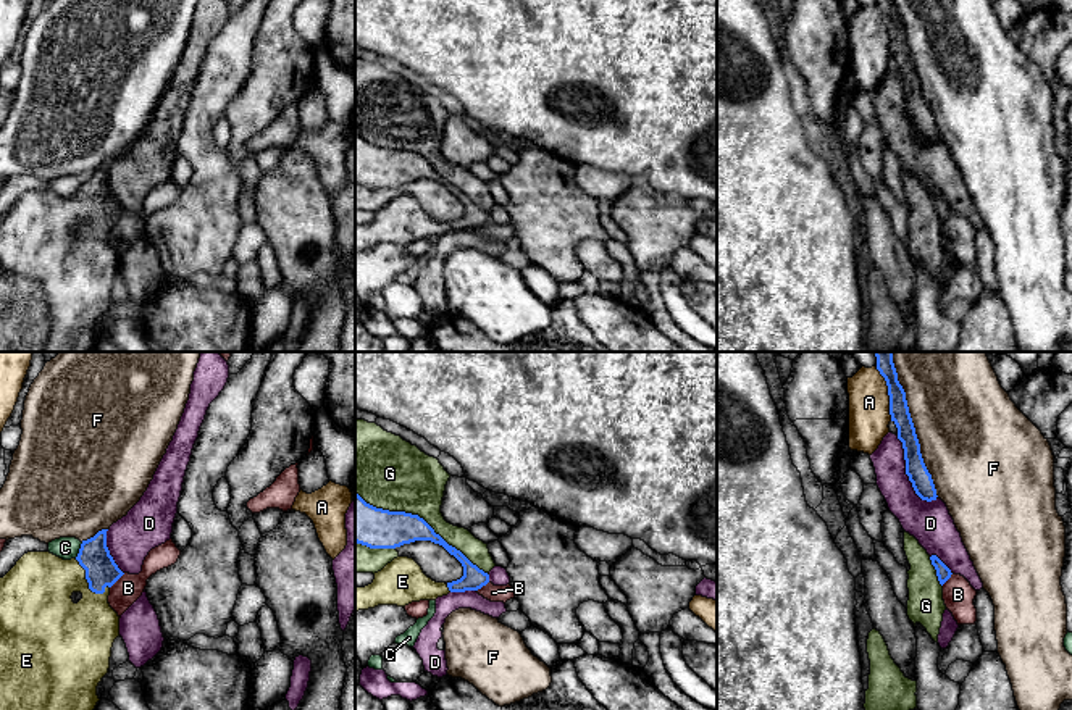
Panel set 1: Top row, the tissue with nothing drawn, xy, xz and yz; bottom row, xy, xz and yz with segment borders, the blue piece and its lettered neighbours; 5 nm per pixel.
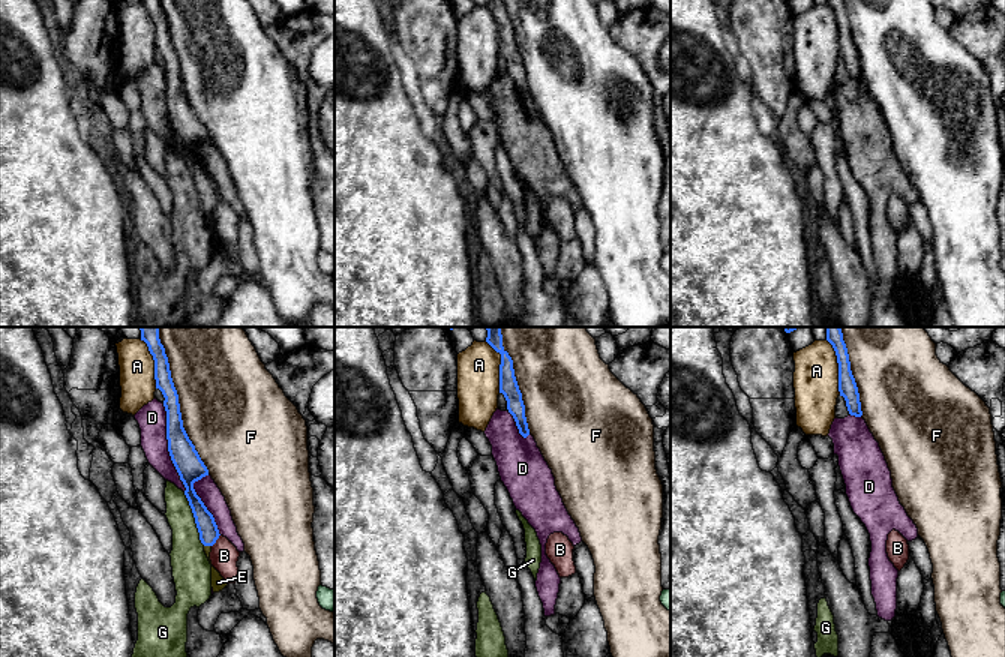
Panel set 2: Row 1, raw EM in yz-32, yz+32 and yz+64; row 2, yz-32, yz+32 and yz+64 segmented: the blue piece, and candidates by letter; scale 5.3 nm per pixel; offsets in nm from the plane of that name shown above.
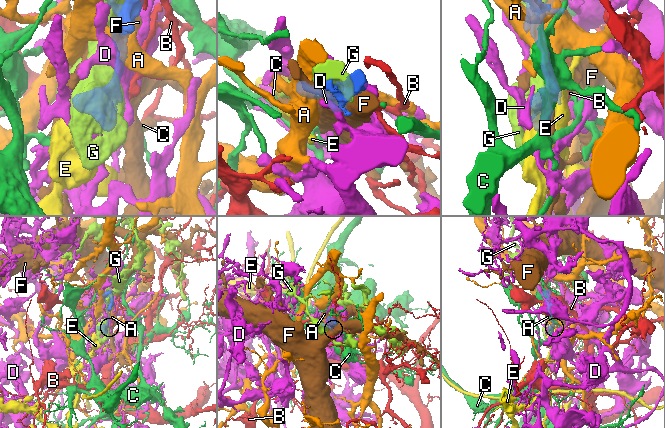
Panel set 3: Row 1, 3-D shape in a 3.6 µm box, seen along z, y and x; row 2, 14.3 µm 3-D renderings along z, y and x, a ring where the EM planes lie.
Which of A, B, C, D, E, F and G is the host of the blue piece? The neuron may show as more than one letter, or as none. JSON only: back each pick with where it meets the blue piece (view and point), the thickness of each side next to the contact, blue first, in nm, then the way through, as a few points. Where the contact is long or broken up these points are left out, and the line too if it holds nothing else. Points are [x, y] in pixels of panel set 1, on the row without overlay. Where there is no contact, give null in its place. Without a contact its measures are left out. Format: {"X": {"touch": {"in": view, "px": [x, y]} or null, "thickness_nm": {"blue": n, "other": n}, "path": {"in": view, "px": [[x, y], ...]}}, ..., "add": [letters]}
{"E": {"touch": {"in": "xy", "px": [86, 217]}, "thickness_nm": {"blue": 160, "other": 340}}, "add": ["E"]}

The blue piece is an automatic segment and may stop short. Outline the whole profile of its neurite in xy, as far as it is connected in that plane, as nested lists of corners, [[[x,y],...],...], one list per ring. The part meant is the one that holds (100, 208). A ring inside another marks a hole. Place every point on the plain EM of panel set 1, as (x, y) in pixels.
[[[107,169],[82,179],[76,197],[27,190],[0,216],[0,352],[92,352],[97,324],[108,311],[119,255],[110,245],[110,226],[124,213],[107,186]]]

